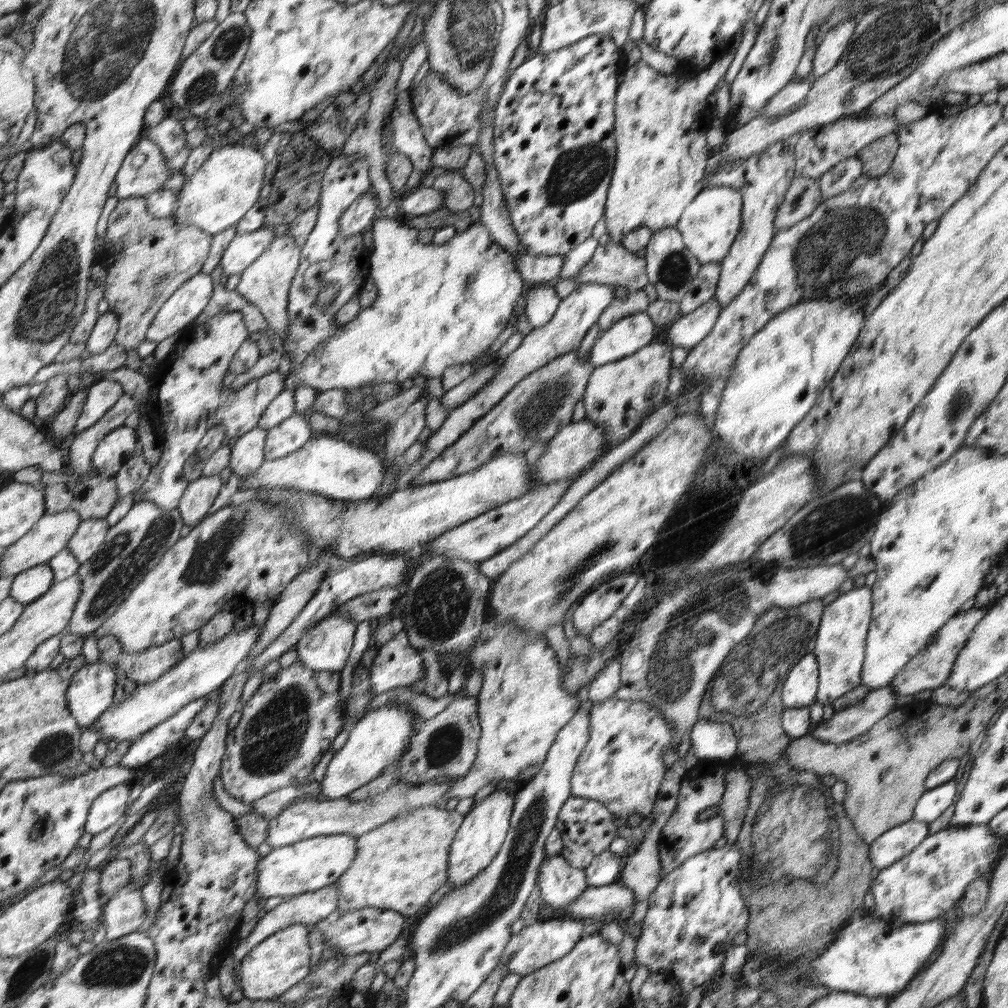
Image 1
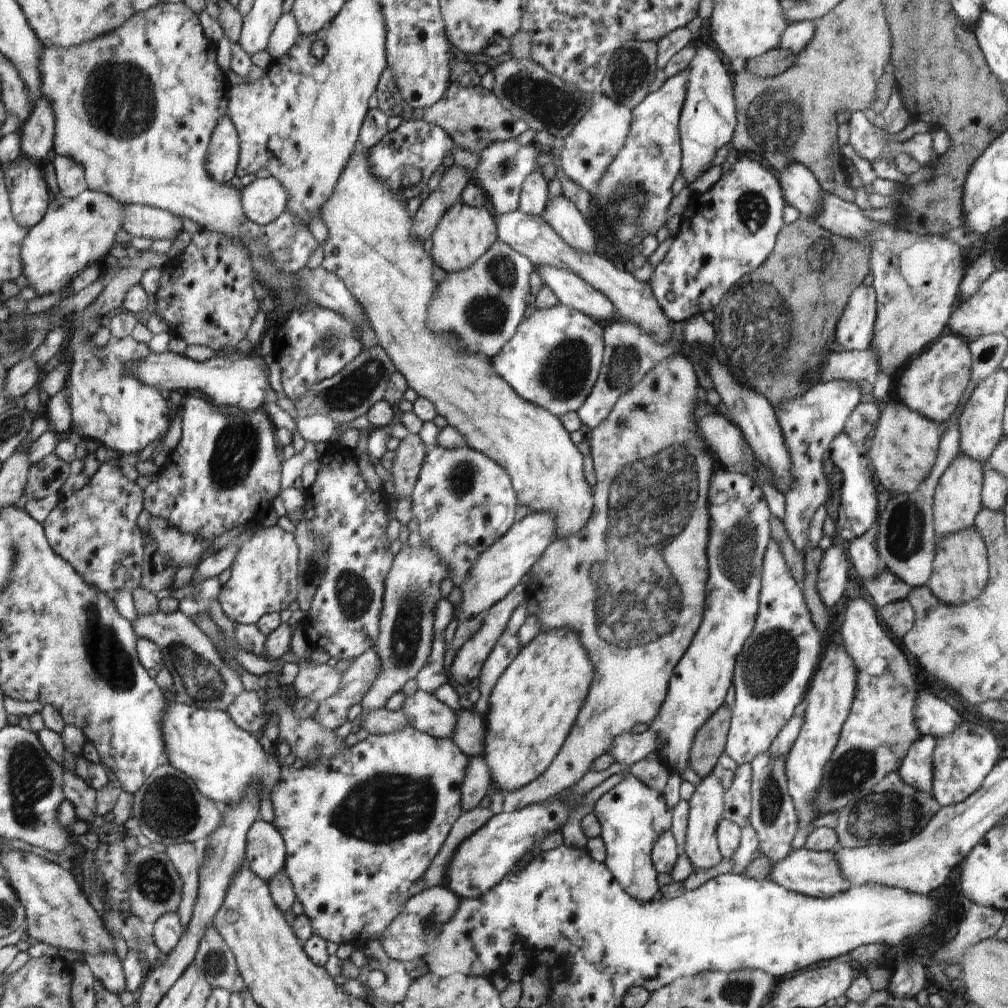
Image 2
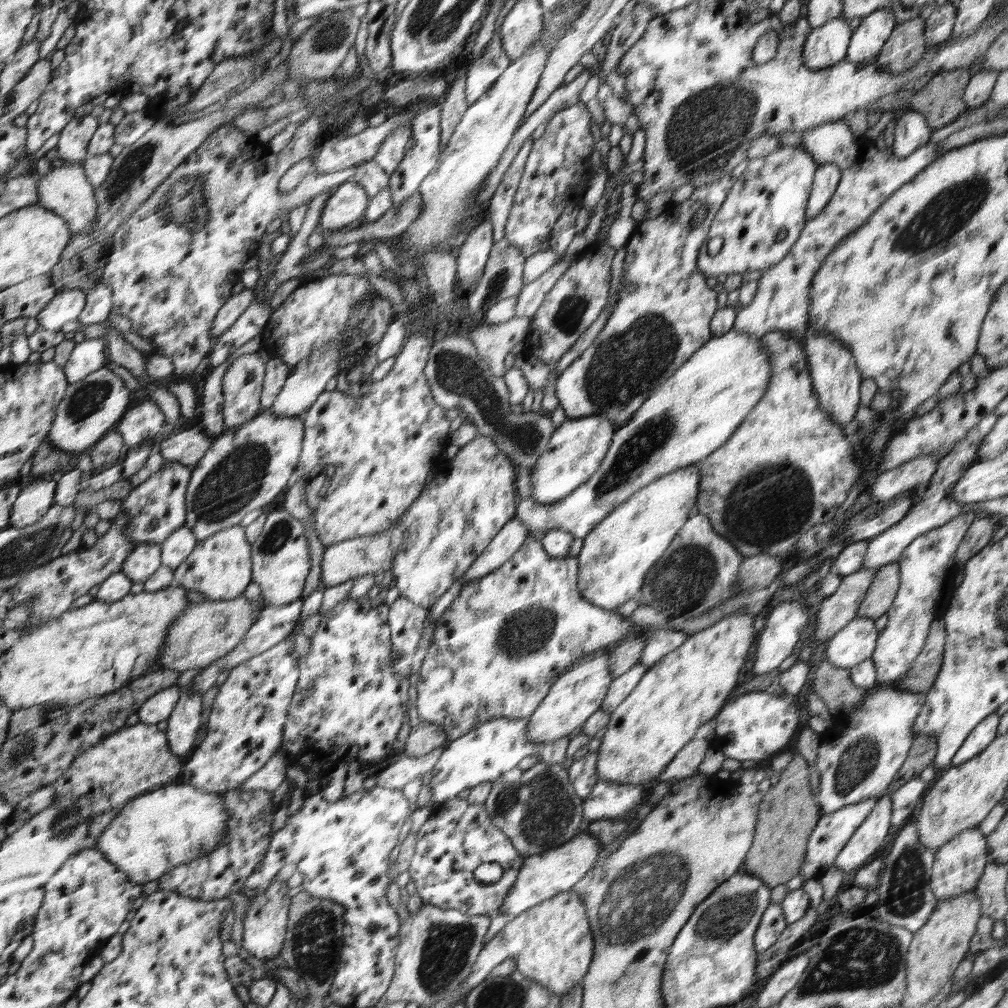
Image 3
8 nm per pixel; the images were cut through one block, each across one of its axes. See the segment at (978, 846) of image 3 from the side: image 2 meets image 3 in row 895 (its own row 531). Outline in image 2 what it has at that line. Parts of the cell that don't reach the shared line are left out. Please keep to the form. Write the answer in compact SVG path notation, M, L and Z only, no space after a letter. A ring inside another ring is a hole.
M962 450L956 456L954 462L944 470L942 478L938 480L934 492L933 520L935 540L938 541L948 534L956 534L960 530L966 530L974 525L975 519L980 513L980 486L982 484L982 462L976 458L966 456Z

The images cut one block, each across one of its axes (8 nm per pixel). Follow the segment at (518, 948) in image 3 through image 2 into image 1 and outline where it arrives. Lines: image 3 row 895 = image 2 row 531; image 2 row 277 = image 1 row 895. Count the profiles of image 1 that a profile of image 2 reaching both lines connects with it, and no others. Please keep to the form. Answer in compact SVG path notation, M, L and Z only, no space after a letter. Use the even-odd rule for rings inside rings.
M437 804L410 809L392 818L381 827L356 838L356 858L340 878L336 879L338 890L338 912L346 914L362 908L392 909L404 916L416 916L421 908L432 905L432 896L448 884L448 859L451 858L451 844L467 816L464 813L437 808Z

